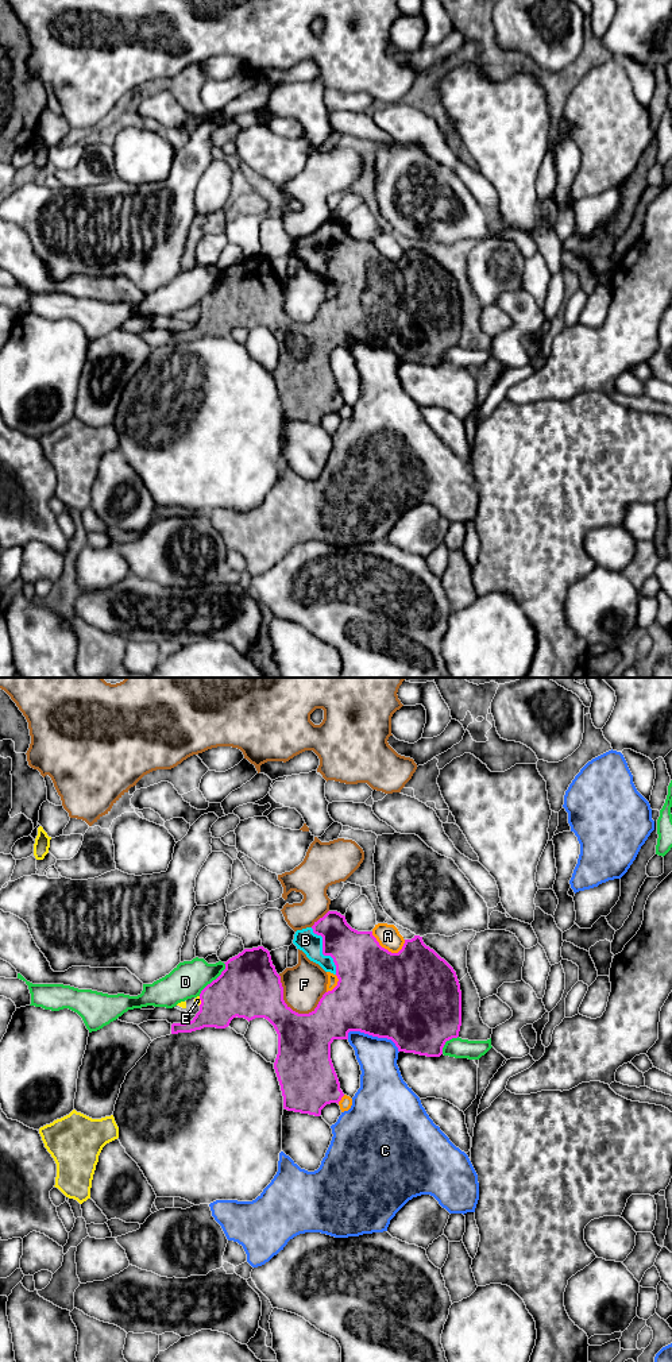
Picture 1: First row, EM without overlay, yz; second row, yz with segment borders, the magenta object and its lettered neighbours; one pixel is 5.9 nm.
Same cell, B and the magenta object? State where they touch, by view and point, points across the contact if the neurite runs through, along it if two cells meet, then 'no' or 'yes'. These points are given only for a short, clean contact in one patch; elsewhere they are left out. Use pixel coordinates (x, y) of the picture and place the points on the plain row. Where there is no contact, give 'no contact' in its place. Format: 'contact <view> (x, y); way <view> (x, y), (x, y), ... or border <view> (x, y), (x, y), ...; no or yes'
contact yz (323, 261); way yz (362, 274), (346, 261), (323, 261), (311, 249), (305, 249); yes

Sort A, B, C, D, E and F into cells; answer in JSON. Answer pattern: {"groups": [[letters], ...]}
{"groups": [["A"], ["B"], ["C"], ["D"], ["E"], ["F"]]}

